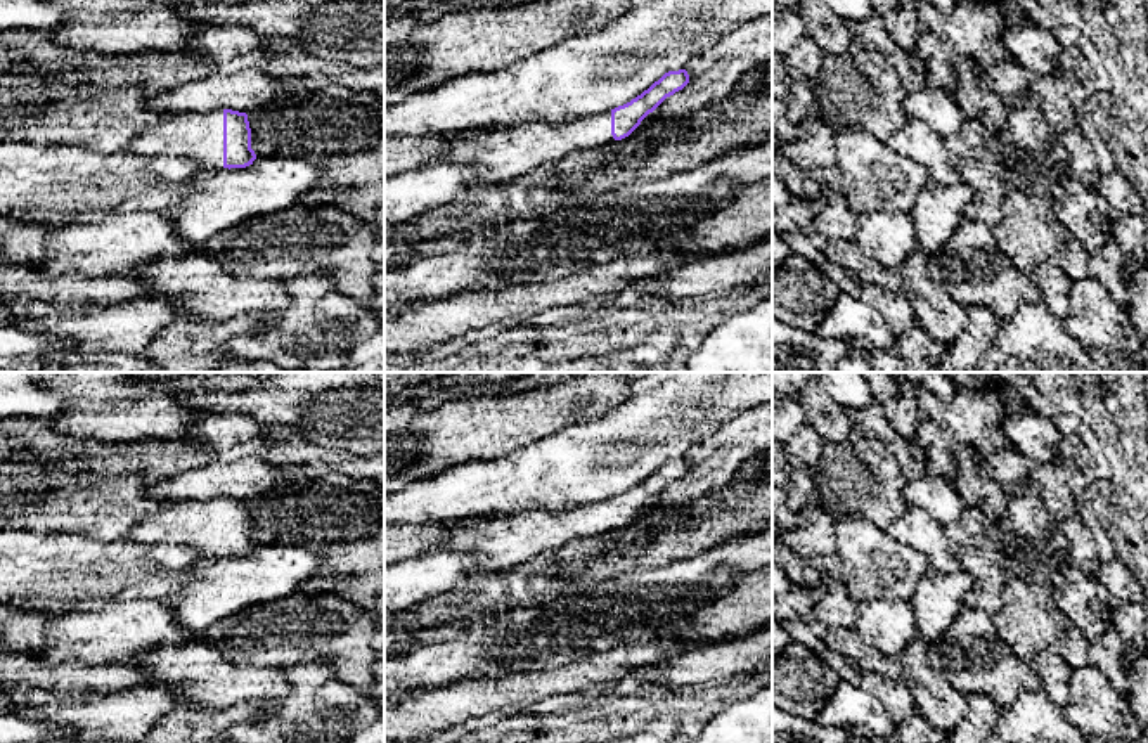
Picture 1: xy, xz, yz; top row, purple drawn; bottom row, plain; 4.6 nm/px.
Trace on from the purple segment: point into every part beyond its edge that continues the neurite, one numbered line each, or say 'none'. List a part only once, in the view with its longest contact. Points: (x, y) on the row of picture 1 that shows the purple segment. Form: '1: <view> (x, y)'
1: xy (198, 137)

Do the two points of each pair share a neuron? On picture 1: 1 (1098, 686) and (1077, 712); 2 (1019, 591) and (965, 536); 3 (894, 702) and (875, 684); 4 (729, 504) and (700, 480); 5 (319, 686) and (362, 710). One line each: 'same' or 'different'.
1: same
2: different
3: same
4: different
5: same

